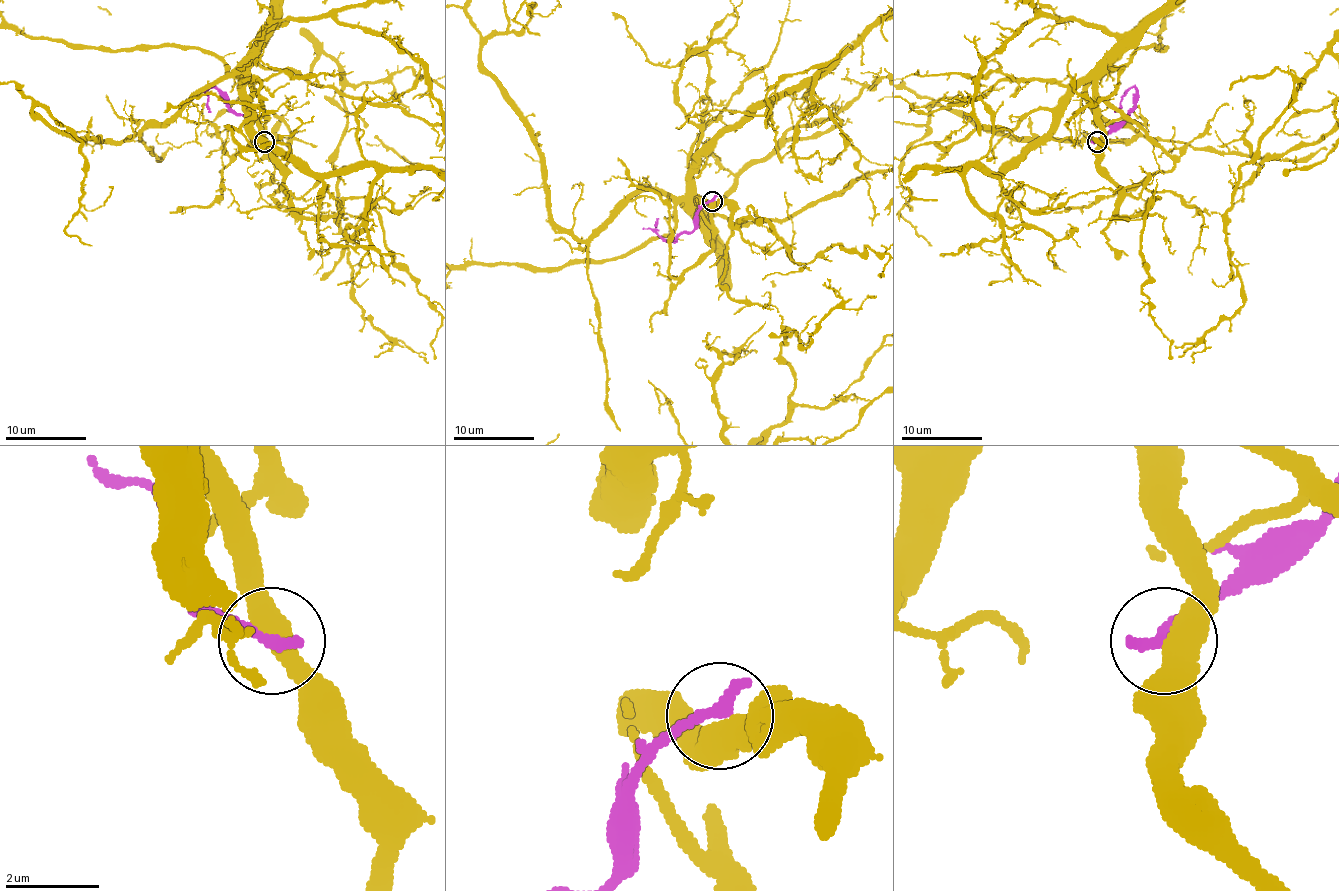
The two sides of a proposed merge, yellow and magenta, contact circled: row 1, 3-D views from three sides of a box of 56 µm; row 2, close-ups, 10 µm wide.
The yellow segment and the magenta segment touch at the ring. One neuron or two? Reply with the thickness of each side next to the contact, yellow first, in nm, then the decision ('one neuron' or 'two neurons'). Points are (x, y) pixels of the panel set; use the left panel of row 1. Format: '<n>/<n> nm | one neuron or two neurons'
480/300 nm | two neurons

